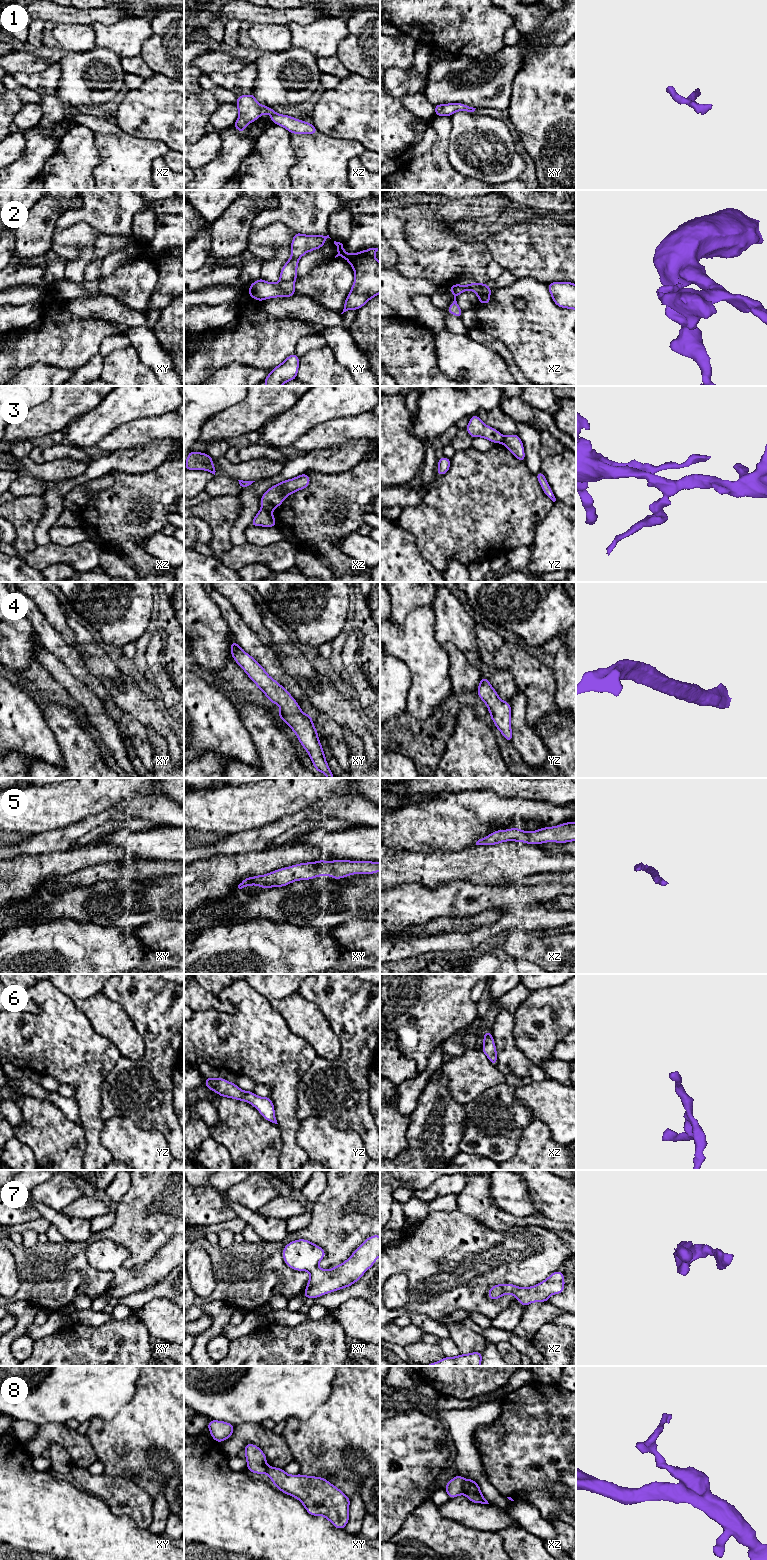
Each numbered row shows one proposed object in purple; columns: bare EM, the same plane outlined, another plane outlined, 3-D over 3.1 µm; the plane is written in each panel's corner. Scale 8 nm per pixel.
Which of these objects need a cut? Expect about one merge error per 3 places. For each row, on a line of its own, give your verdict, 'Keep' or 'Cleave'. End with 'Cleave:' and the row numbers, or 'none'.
1: Keep
2: Cleave
3: Cleave
4: Keep
5: Keep
6: Keep
7: Keep
8: Cleave
Cleave: 2, 3, 8

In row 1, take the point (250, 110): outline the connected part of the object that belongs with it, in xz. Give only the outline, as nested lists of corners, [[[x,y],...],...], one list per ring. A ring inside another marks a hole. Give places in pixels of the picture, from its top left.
[[[252,94],[238,95],[235,105],[239,111],[239,116],[233,127],[242,134],[251,122],[256,121],[263,114],[270,114],[273,124],[280,125],[292,134],[316,134],[318,130],[312,123],[293,118],[289,115],[276,113],[273,108],[259,104]]]

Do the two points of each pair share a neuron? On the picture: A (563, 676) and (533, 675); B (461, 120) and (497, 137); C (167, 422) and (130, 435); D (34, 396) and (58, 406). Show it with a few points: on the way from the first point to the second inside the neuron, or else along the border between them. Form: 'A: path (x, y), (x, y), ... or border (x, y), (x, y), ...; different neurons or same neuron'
A: border (552, 668), (555, 684), (554, 700); different neurons
B: path (470, 129), (478, 137), (488, 137); same neuron
C: path (158, 428), (148, 429), (139, 433); same neuron
D: border (50, 396), (31, 408); different neurons

